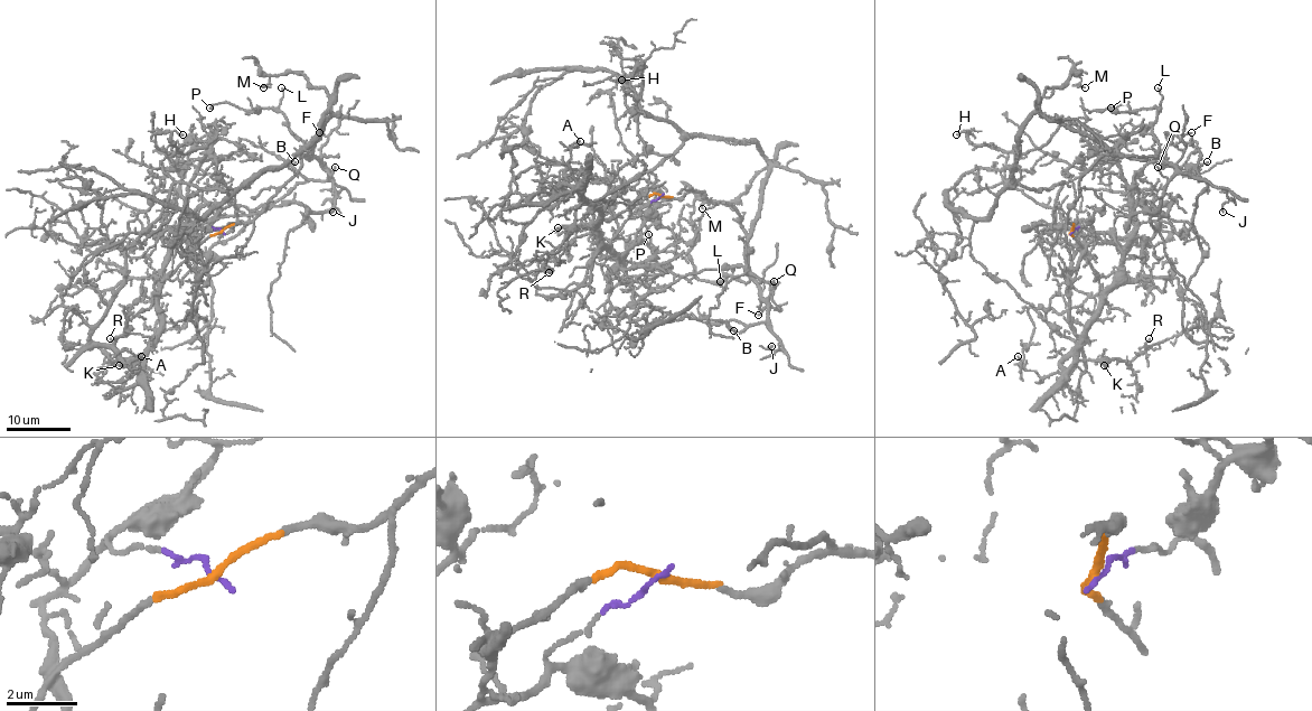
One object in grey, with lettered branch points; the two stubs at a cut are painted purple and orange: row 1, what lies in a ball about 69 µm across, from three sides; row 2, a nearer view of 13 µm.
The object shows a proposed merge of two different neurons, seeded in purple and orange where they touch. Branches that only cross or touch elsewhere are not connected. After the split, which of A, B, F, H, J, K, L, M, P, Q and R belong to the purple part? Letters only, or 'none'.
A, H, K, R

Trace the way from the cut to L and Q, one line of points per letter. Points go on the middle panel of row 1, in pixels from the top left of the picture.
L: (661, 195), (701, 193), (739, 214), (750, 279), (721, 280)
Q: (661, 195), (682, 198), (700, 192), (713, 203), (729, 203), (743, 228), (748, 272), (765, 298), (774, 280)

